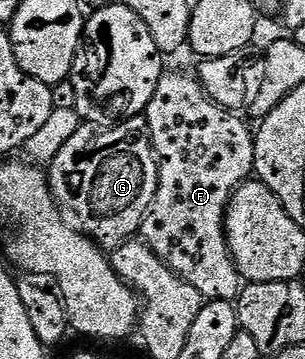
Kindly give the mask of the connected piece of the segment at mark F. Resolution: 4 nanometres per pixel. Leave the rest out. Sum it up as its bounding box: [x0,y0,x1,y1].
[139,70,255,301]

